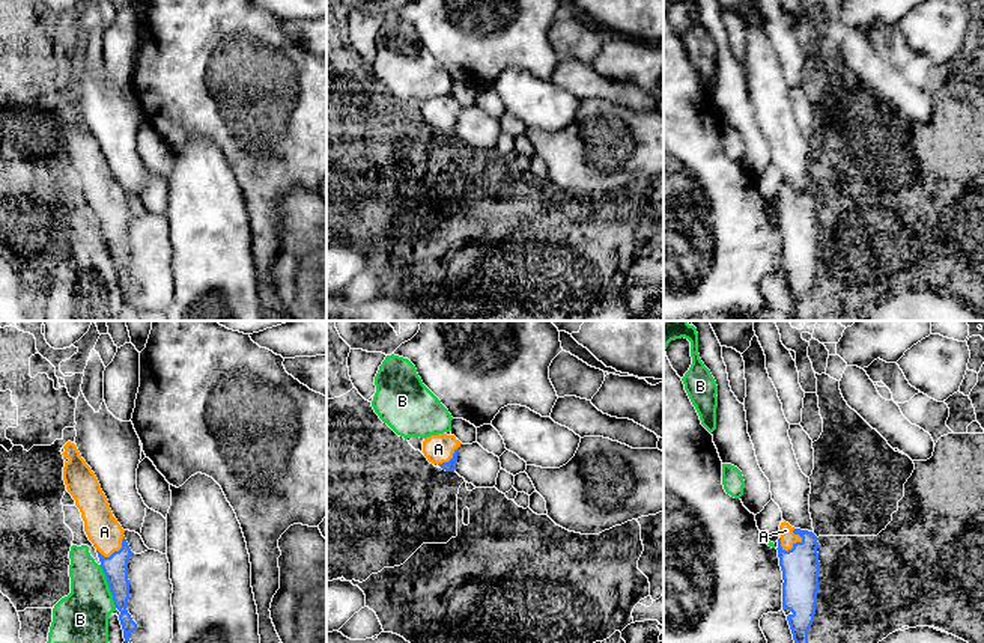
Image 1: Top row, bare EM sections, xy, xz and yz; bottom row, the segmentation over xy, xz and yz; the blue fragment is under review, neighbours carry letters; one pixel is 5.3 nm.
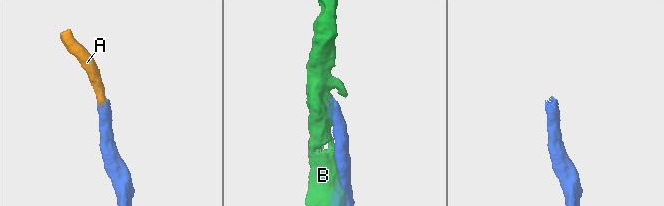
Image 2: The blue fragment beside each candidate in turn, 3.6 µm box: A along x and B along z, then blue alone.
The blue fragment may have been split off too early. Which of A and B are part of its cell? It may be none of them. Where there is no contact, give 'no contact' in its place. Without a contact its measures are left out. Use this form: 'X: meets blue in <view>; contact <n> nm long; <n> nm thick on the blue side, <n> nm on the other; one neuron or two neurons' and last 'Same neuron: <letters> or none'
A: meets blue in yz; contact 140 nm long; 200 nm thick on the blue side, 80 nm on the other; one neuron
B: meets blue in xy; contact 240 nm long; 130 nm thick on the blue side, 300 nm on the other; two neurons
Same neuron: A

